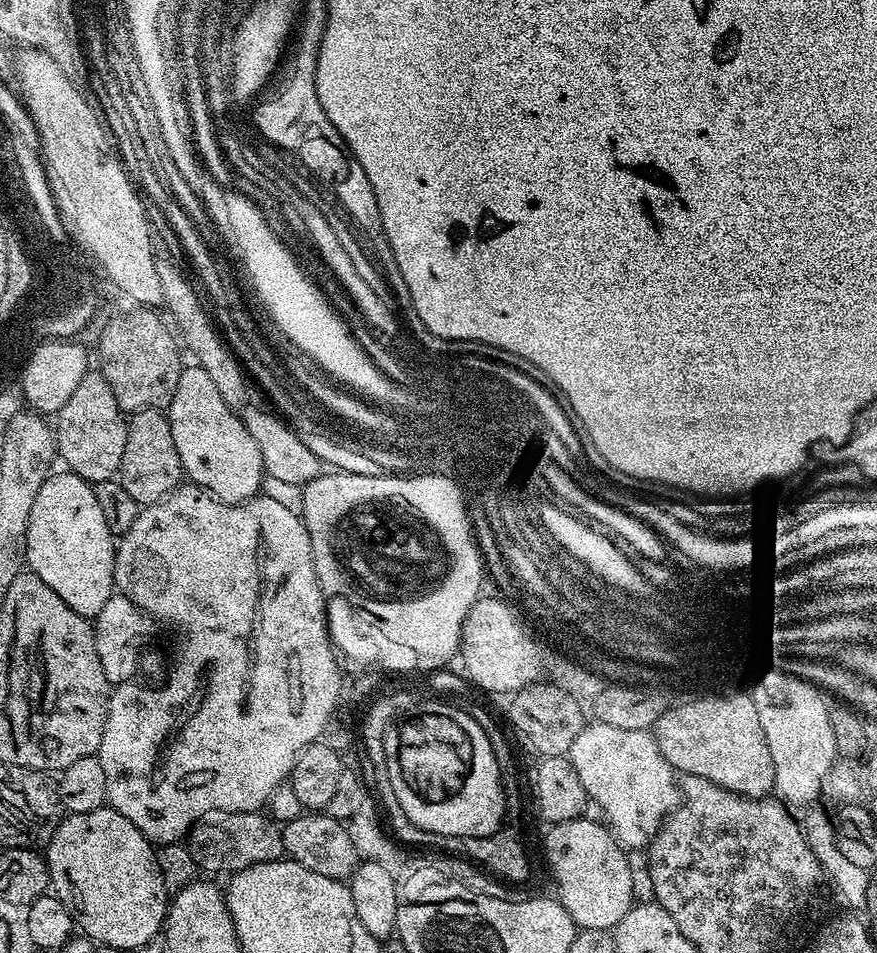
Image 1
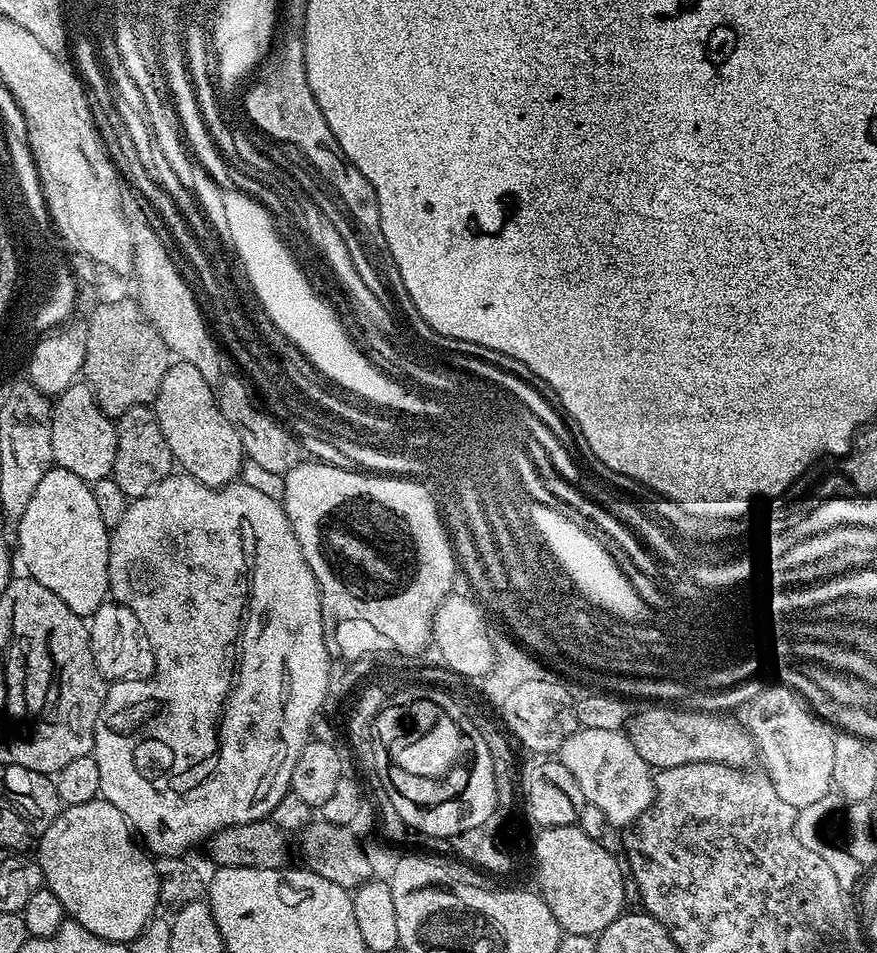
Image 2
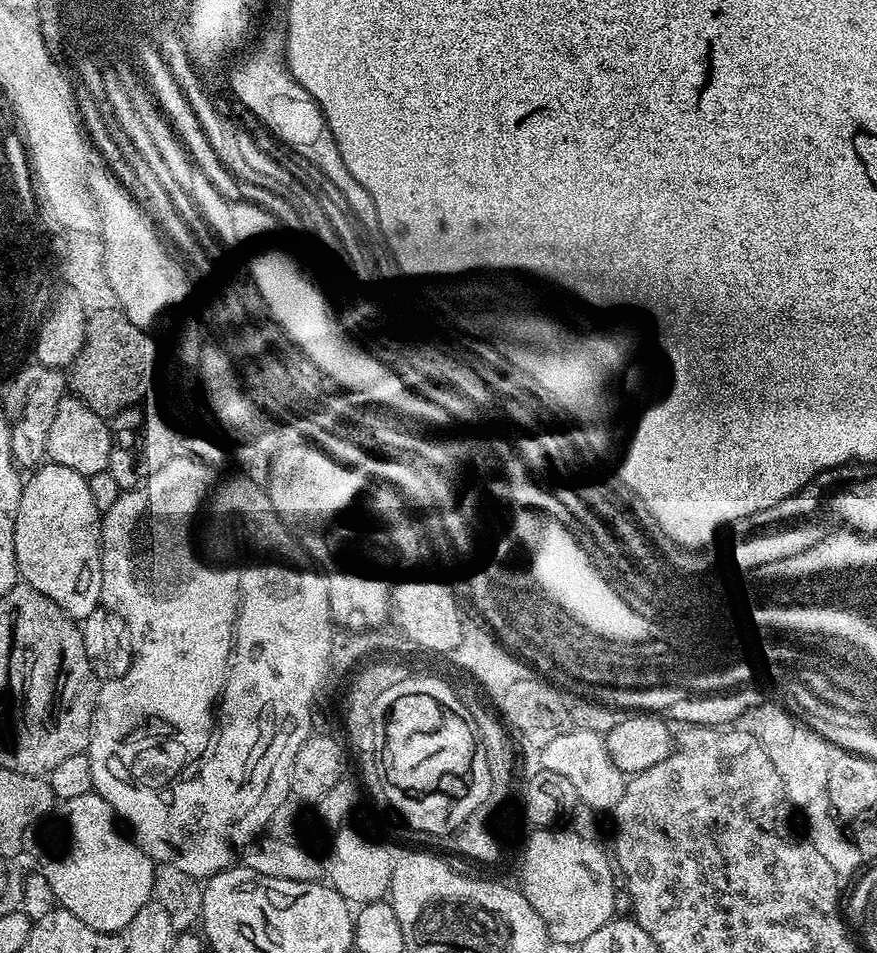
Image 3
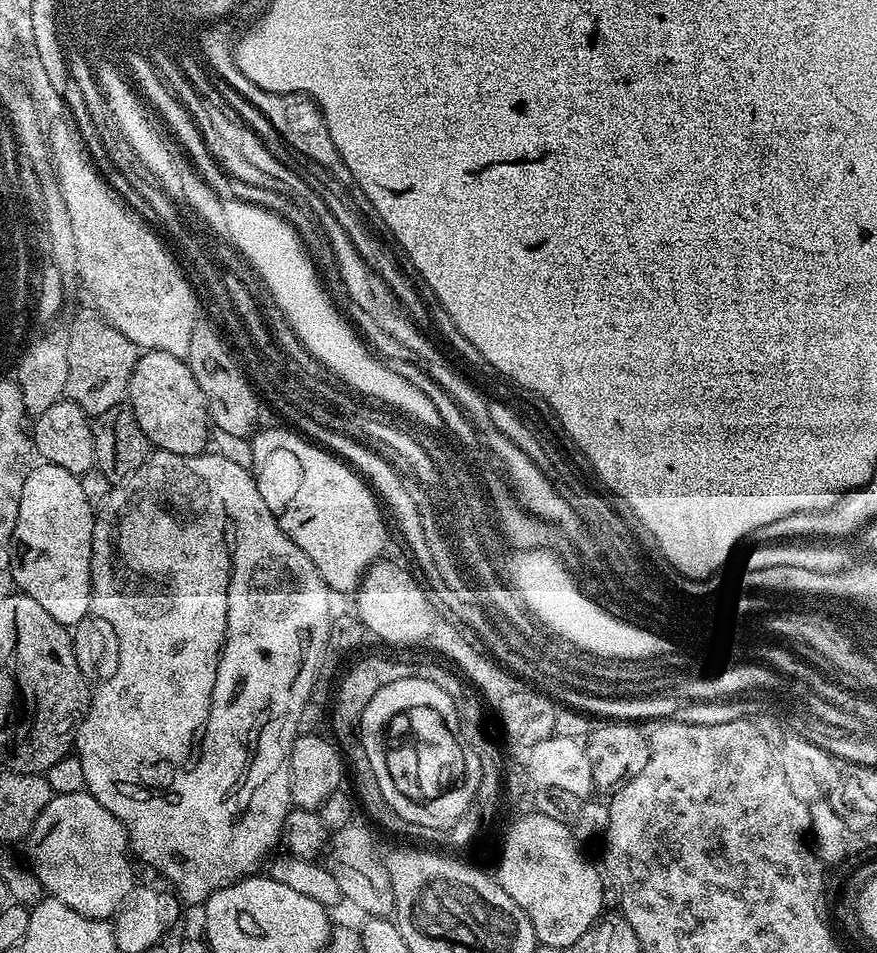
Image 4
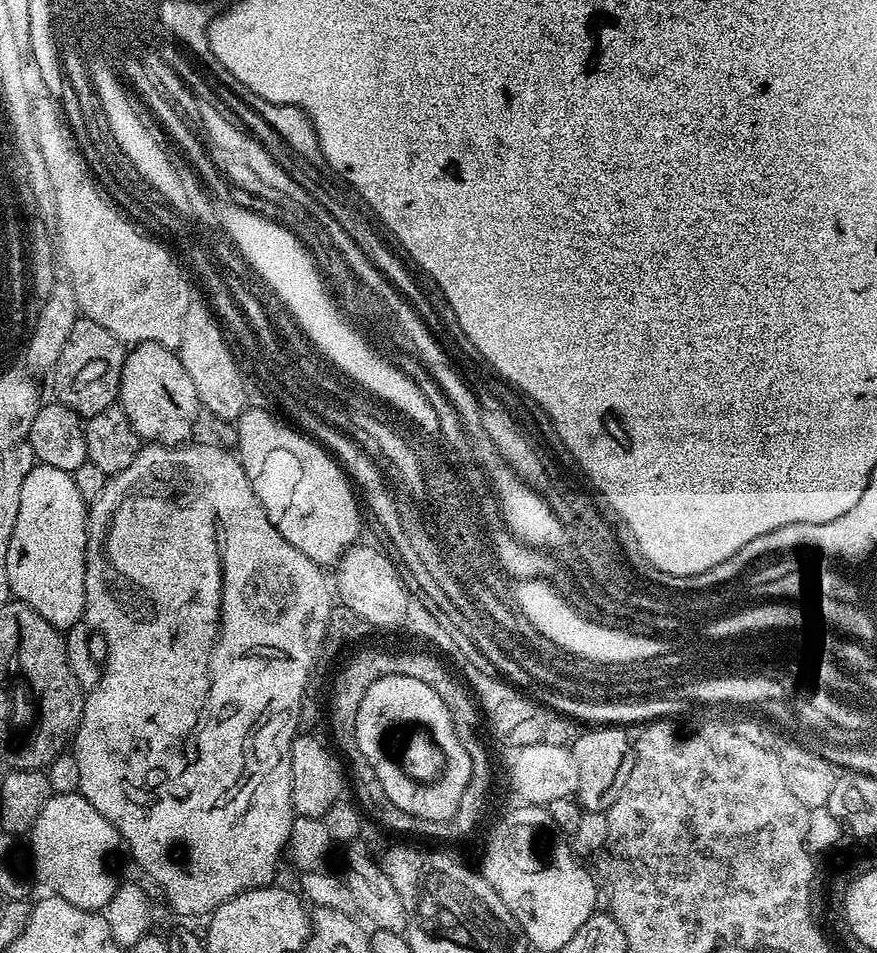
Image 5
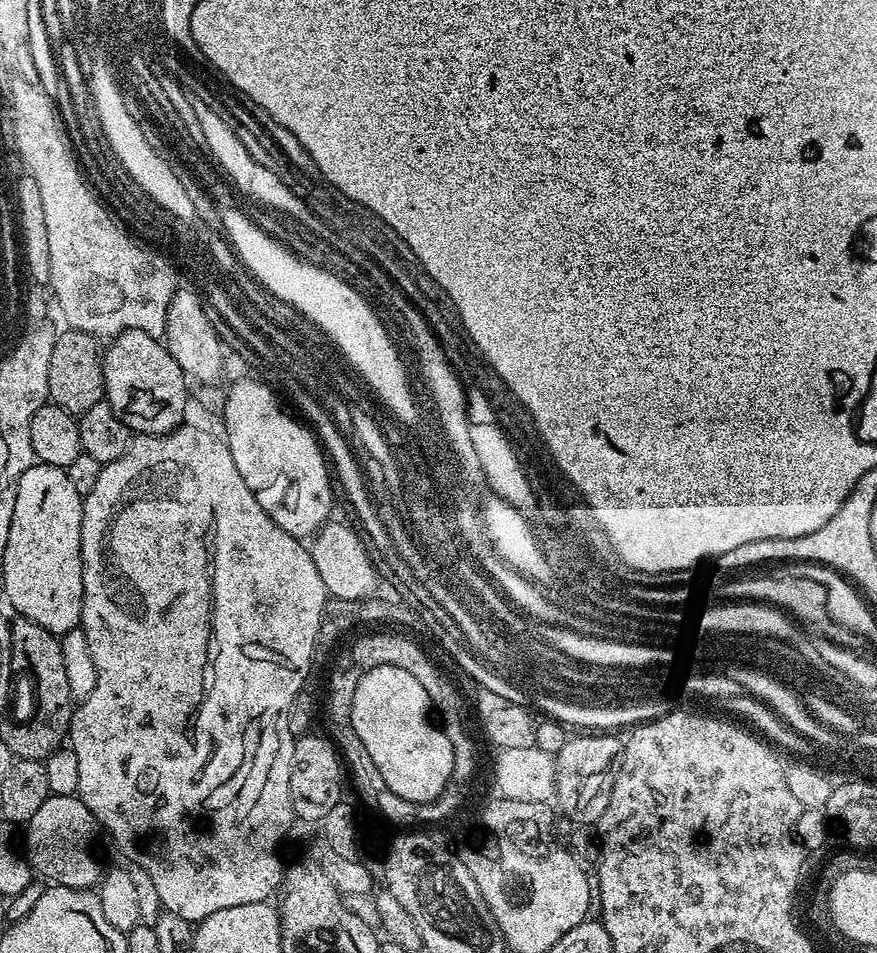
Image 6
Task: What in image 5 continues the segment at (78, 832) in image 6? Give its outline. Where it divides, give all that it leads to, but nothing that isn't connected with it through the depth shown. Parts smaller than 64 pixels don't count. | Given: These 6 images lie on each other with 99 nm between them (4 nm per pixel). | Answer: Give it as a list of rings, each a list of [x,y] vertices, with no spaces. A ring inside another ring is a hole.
[[[79,791],[57,792],[48,797],[46,806],[38,810],[38,818],[32,824],[30,833],[32,839],[32,868],[36,871],[36,876],[48,887],[47,891],[54,896],[60,896],[70,906],[78,906],[87,912],[100,912],[114,898],[118,887],[118,879],[112,873],[112,868],[108,865],[108,859],[112,856],[112,851],[116,847],[121,847],[122,841],[118,830],[90,802],[85,796],[81,796]]]

